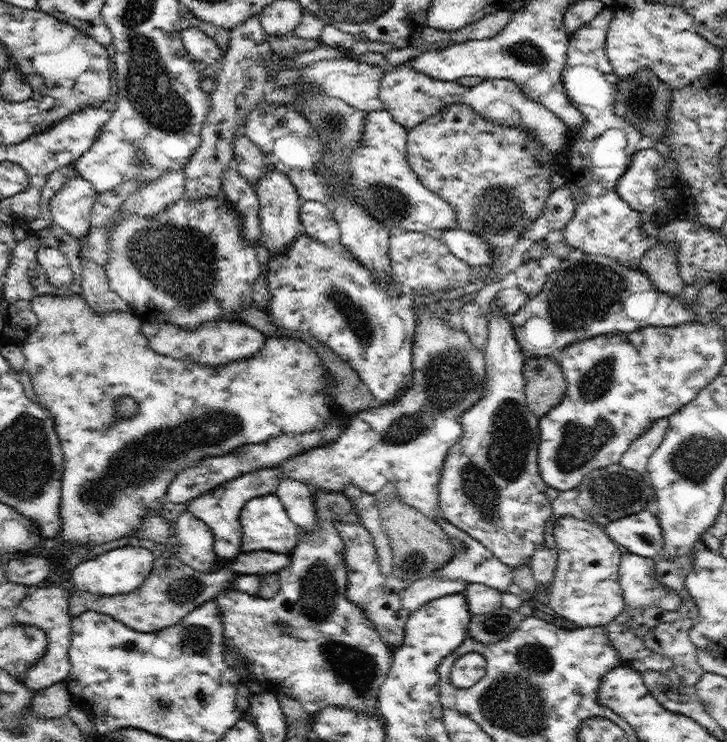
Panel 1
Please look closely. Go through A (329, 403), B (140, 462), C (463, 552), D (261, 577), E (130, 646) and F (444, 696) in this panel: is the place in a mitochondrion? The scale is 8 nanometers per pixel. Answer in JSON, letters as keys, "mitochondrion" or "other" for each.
{"A":"other","B":"mitochondrion","C":"mitochondrion","D":"other","E":"other","F":"other"}

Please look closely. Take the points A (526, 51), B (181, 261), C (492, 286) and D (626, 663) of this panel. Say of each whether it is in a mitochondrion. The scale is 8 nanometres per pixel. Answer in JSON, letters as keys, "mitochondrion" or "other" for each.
{"A":"mitochondrion","B":"mitochondrion","C":"other","D":"other"}

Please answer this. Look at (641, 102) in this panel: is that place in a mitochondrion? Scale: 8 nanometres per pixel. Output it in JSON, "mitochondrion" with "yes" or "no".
{"mitochondrion":"yes"}

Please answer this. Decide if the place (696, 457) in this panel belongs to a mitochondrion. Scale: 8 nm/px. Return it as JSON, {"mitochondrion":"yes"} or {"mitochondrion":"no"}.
{"mitochondrion":"yes"}

